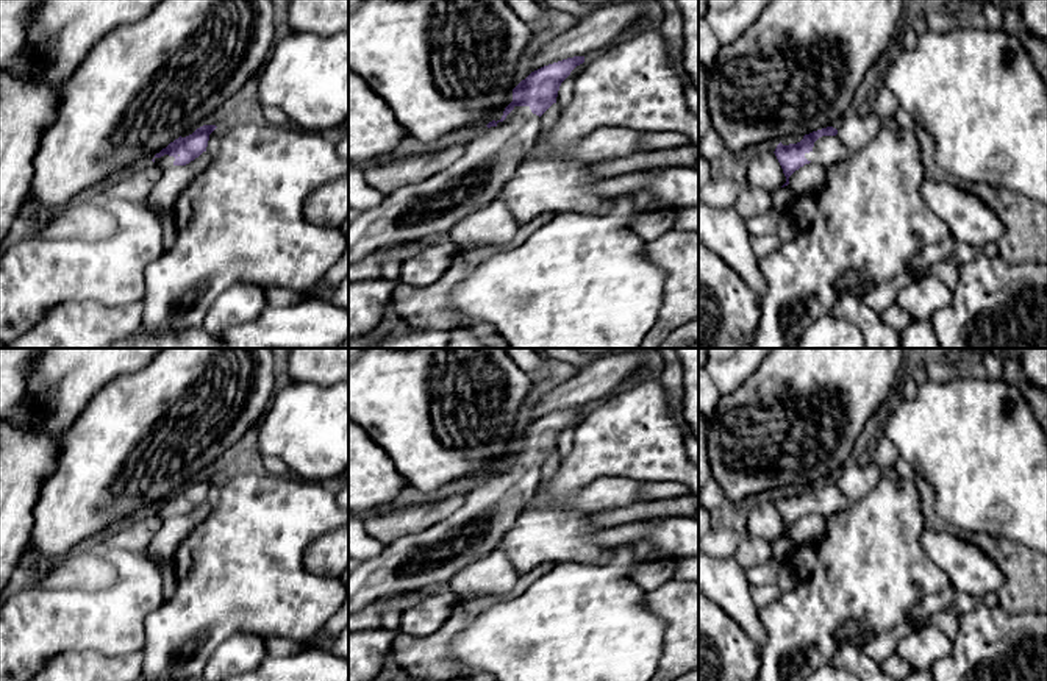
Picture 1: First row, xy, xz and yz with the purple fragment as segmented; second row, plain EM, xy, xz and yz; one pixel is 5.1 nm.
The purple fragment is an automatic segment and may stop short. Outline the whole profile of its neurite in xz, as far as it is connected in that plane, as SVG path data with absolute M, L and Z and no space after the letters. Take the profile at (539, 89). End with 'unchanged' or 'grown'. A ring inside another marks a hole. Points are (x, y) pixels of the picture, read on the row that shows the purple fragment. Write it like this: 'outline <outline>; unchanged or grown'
outline M574 56L531 72L513 89L513 102L505 108L502 119L489 122L480 134L470 139L455 164L416 184L392 191L375 208L353 214L348 220L348 266L381 247L447 233L498 200L503 187L539 139L541 116L556 103L561 83L583 62L584 56Z; grown

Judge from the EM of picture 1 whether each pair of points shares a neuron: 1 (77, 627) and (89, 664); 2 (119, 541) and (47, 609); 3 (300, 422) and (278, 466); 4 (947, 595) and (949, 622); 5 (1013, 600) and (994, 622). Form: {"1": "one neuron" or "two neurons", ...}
{"1": "two neurons", "2": "two neurons", "3": "two neurons", "4": "two neurons", "5": "two neurons"}

